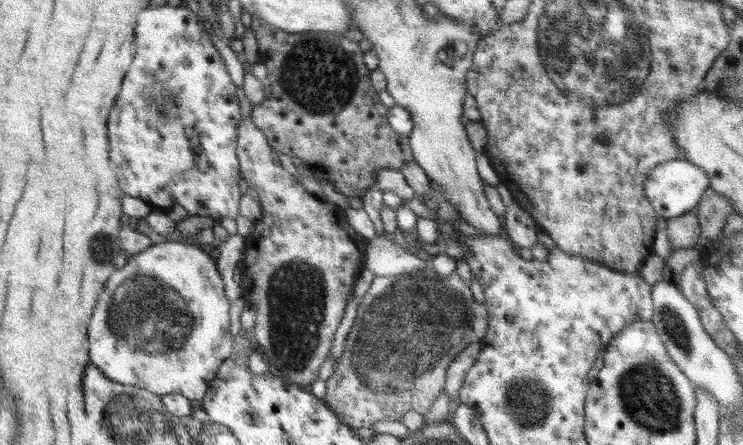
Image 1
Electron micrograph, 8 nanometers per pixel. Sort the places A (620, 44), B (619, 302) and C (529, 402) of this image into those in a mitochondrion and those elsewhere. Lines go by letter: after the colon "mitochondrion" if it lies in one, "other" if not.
A: mitochondrion
B: other
C: mitochondrion

